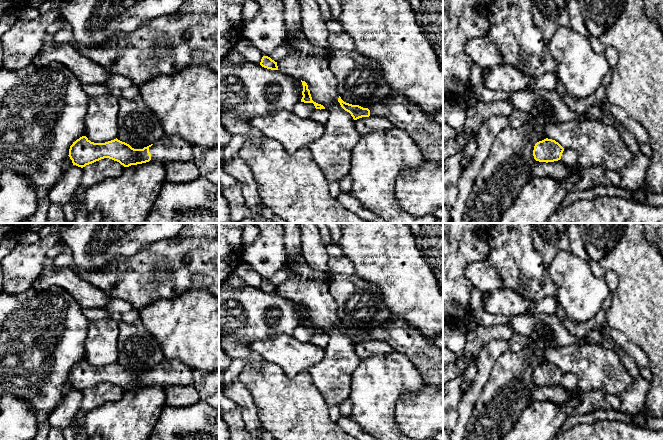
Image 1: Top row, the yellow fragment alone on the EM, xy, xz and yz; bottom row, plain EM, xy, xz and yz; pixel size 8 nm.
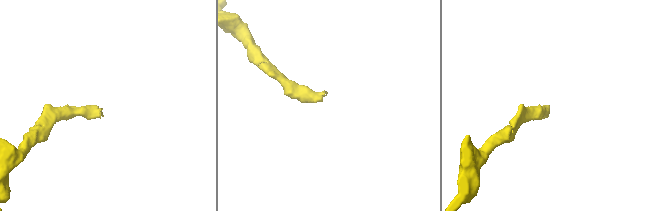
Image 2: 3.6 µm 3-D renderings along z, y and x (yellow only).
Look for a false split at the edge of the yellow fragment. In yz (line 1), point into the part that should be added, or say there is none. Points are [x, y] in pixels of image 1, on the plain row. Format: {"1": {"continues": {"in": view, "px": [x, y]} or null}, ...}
{"1": {"continues": null}}

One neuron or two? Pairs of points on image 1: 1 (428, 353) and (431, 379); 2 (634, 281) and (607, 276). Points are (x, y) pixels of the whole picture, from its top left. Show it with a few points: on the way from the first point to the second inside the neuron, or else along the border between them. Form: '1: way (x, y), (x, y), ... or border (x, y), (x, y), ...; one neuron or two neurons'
1: way (428, 359), (431, 362), (431, 373); one neuron
2: border (600, 262), (617, 276), (617, 287), (611, 293); two neurons

